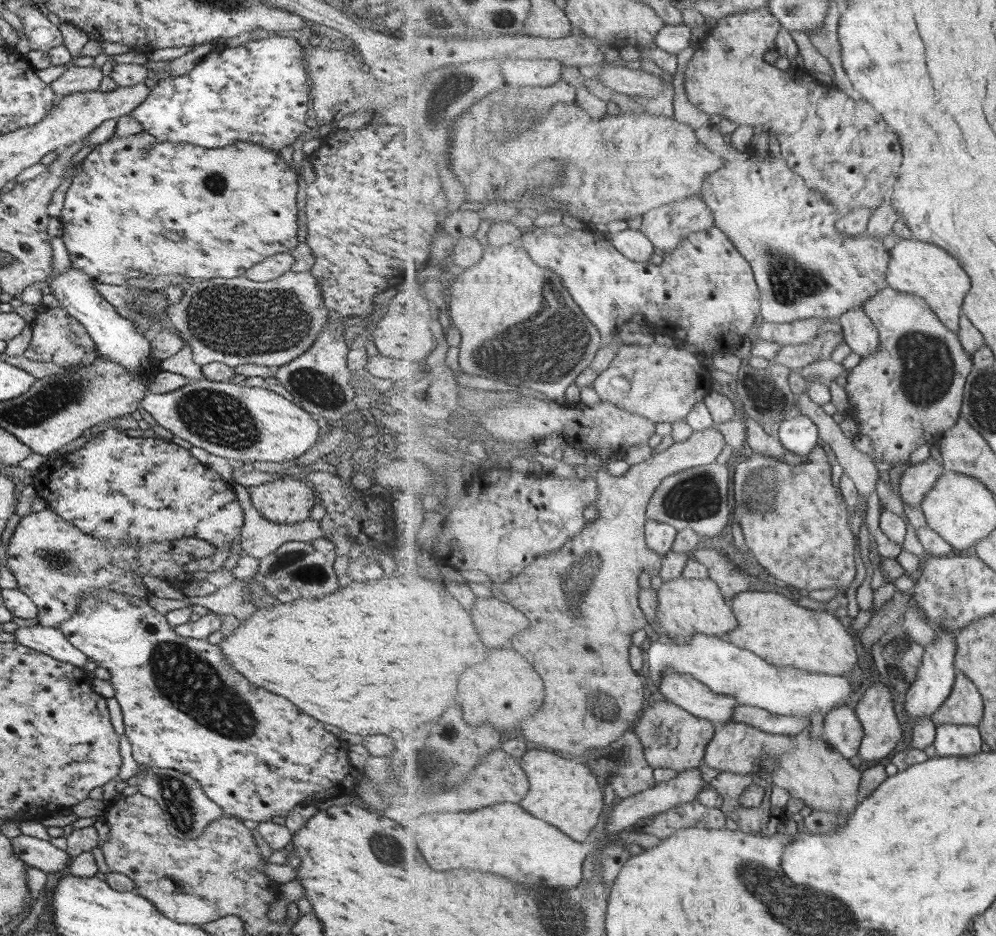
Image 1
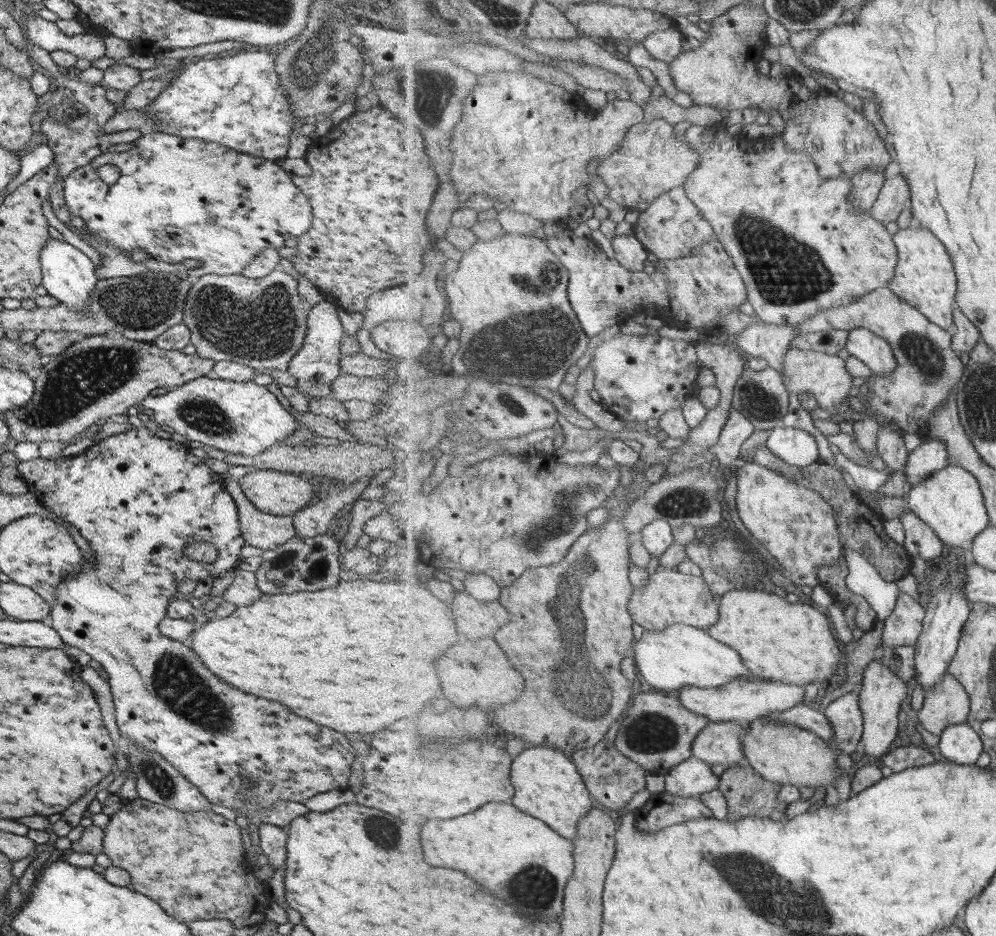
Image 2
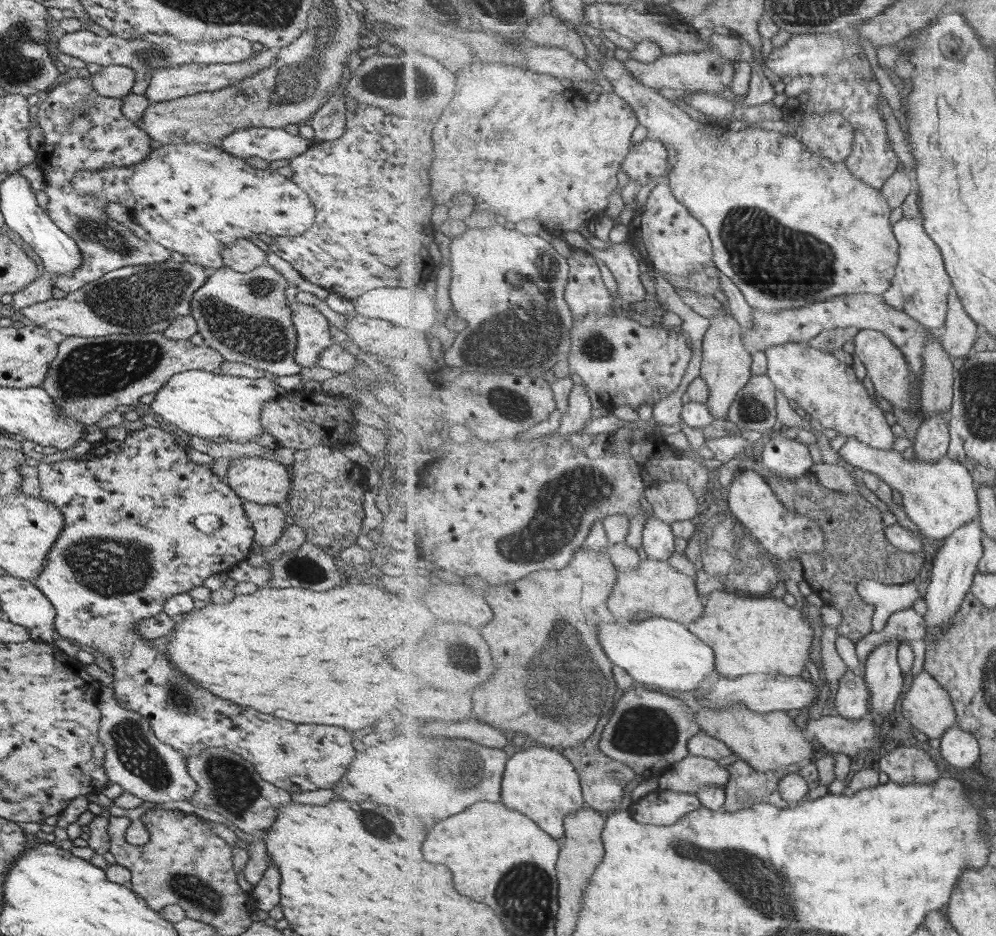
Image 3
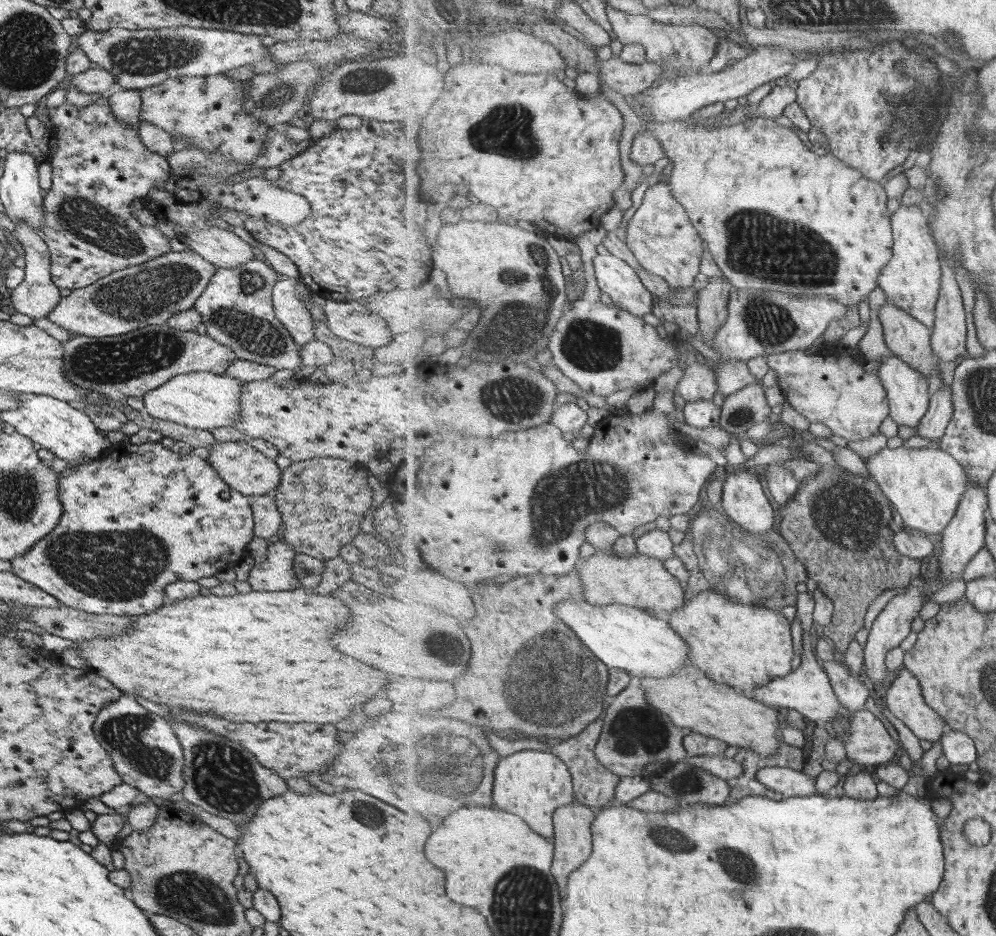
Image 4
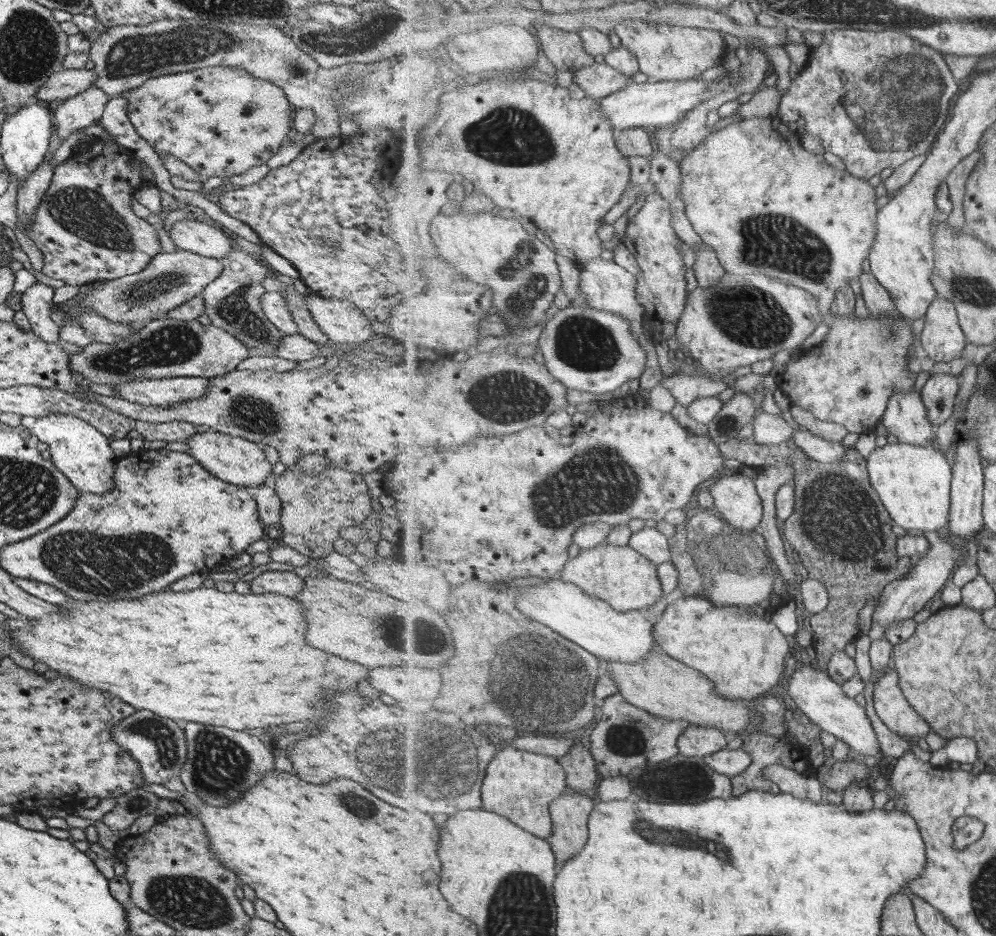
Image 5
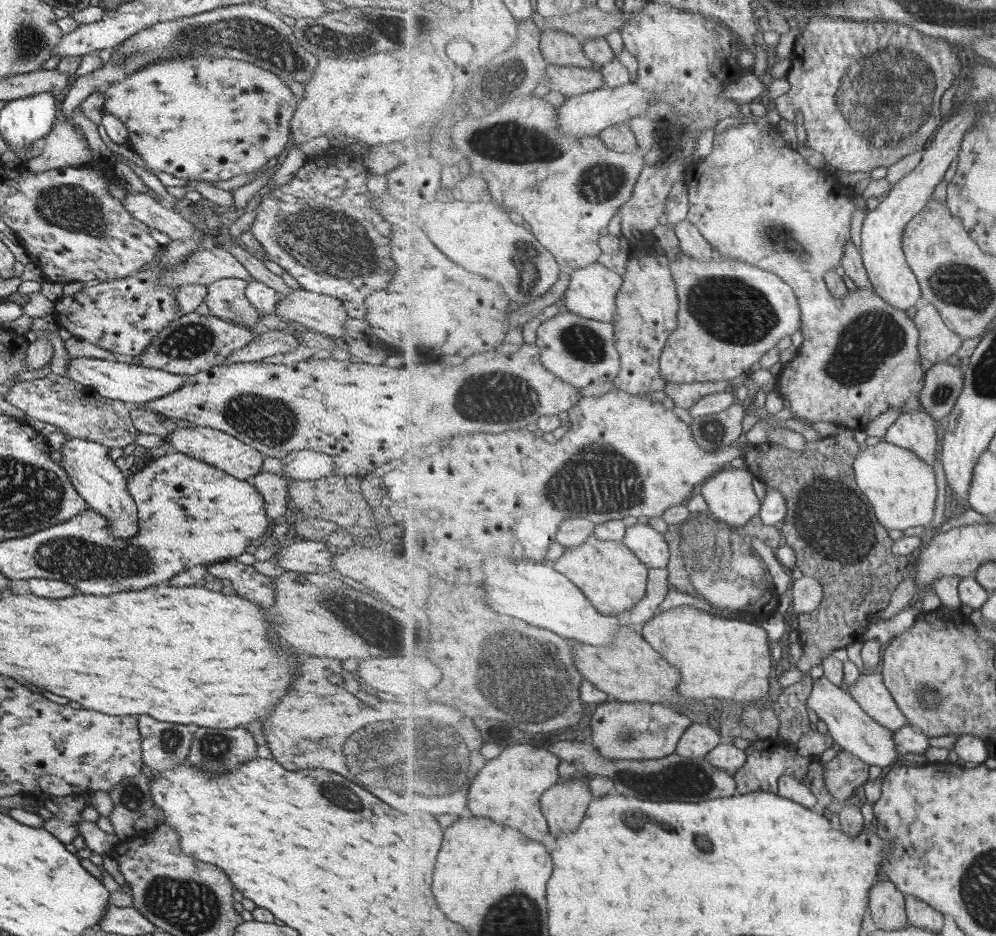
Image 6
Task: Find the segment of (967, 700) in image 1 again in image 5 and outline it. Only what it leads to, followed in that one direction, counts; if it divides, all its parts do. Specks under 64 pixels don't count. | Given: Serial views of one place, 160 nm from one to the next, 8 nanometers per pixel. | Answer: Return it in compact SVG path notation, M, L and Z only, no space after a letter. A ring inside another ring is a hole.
M897 669L874 678L872 701L881 720L893 732L913 738L926 738L932 732L930 722L905 696Z

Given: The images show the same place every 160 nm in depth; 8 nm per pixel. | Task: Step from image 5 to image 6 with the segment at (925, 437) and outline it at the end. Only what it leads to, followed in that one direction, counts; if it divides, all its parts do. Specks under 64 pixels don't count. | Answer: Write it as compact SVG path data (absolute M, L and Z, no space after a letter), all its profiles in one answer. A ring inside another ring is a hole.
M925 410L901 413L887 429L885 440L918 454L923 462L935 464L937 445L936 420Z

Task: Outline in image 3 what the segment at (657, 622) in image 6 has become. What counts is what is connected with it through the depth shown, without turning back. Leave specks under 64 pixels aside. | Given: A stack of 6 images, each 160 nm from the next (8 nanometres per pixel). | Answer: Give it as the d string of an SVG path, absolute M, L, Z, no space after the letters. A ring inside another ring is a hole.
M720 590L712 591L704 601L704 615L695 622L689 622L688 627L701 640L713 647L717 659L717 673L720 676L734 679L755 673L803 674L803 670L807 668L807 662L811 658L811 646L815 640L815 632L801 610L795 610L795 608L787 606L782 599L777 600L770 595L739 598L733 592Z

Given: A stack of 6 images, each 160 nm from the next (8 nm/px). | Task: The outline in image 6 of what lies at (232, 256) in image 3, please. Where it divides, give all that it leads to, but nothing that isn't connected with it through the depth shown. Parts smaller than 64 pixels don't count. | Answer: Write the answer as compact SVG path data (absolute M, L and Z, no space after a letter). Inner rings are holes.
M126 191L122 203L133 218L145 223L151 229L158 230L159 234L166 234L170 240L198 238L199 244L203 242L205 229L196 229L171 207L158 203L145 193Z

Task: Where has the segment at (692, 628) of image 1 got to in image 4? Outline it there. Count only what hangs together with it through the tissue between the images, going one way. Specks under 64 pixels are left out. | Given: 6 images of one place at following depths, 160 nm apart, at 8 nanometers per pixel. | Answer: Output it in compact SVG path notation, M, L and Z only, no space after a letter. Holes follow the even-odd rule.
M640 553L629 558L610 555L596 556L581 560L578 566L579 580L583 584L583 598L587 604L608 606L623 604L645 609L649 612L664 610L668 613L685 607L685 586L679 578L667 570L664 561Z

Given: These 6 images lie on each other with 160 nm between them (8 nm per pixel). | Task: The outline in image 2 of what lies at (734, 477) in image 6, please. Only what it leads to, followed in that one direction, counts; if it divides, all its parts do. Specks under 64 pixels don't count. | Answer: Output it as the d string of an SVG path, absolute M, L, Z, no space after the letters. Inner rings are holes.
M745 463L732 471L736 475L738 514L746 529L772 554L795 586L822 585L819 566L835 565L845 560L846 553L833 506L815 490L807 490L761 464Z

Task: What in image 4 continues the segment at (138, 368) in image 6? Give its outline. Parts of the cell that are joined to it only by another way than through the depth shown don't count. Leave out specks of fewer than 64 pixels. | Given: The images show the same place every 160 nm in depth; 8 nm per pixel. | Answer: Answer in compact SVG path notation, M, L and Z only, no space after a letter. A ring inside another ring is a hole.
M188 372L175 375L143 396L147 414L159 420L169 420L187 428L213 430L232 426L240 418L240 388L242 381L208 372Z

